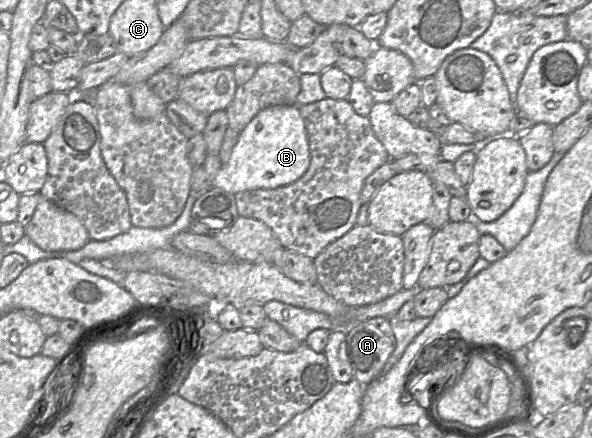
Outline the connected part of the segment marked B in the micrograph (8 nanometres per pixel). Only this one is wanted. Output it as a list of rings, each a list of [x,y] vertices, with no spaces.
[[[278,105],[259,111],[238,137],[230,159],[212,182],[213,187],[236,194],[252,189],[274,189],[301,178],[310,165],[310,149],[299,106]]]

